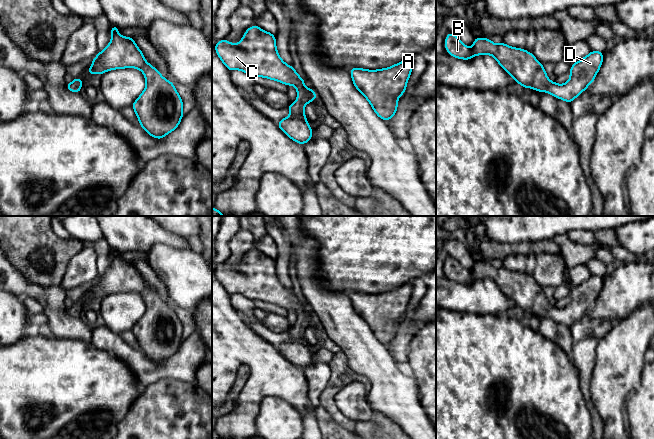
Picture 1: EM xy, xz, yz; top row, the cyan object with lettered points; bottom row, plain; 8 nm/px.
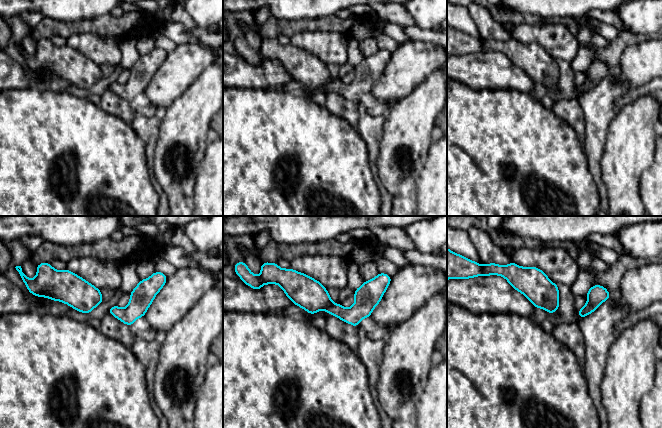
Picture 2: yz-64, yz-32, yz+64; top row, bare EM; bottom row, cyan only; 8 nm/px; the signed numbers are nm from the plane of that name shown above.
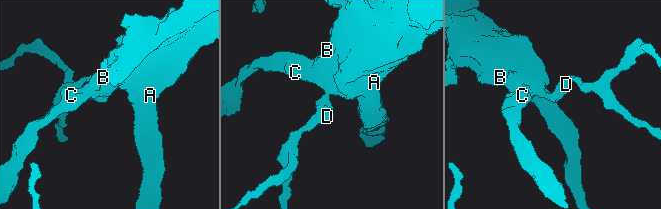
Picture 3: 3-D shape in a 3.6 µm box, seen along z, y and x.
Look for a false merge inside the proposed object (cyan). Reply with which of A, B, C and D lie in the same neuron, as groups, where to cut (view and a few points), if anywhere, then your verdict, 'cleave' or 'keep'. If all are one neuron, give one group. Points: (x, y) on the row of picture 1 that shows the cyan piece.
A B C D; no cut; keep

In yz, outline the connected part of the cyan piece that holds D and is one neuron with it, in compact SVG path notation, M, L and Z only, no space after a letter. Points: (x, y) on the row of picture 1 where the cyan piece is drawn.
M448 33L444 46L448 54L458 59L469 60L477 55L492 55L498 64L515 80L516 83L524 88L532 88L535 91L547 92L558 99L562 99L571 103L578 97L587 87L594 81L603 62L603 53L600 51L591 51L580 61L572 64L570 79L564 84L557 84L549 80L543 64L540 63L535 56L527 50L514 48L505 43L495 44L490 39L476 37L471 48L468 48L455 34Z

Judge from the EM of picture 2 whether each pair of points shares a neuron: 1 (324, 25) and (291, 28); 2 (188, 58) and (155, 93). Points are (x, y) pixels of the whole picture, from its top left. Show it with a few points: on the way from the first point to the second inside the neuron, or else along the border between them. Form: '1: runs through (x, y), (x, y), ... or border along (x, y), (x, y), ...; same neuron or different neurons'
1: runs through (316, 25), (299, 26); same neuron
2: runs through (181, 67), (164, 84); same neuron

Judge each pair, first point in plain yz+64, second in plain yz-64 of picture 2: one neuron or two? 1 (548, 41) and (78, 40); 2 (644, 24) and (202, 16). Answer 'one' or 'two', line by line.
1: one
2: one

